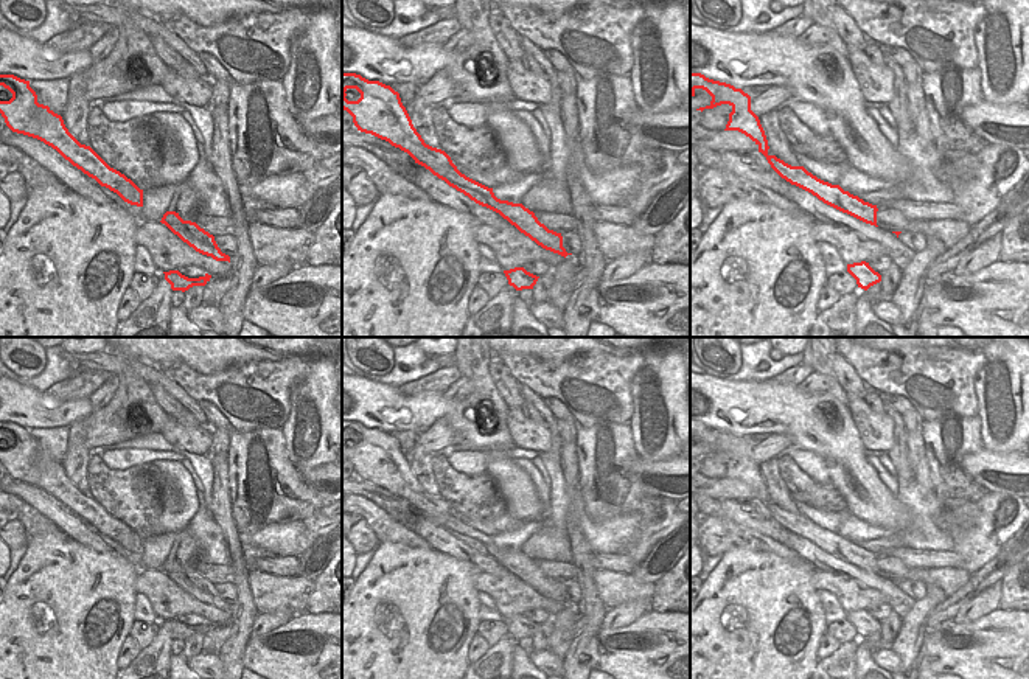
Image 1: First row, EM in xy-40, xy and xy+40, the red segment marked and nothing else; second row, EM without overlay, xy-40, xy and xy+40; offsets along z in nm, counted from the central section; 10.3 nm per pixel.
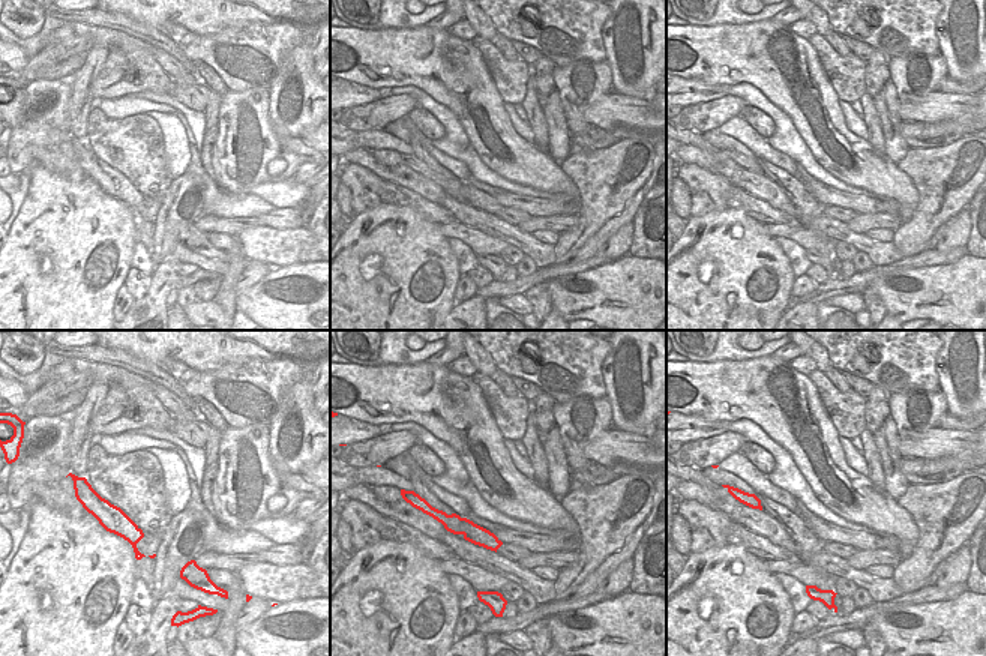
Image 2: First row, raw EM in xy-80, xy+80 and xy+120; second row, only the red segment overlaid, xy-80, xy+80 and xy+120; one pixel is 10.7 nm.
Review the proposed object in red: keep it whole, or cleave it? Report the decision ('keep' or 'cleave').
cleave

